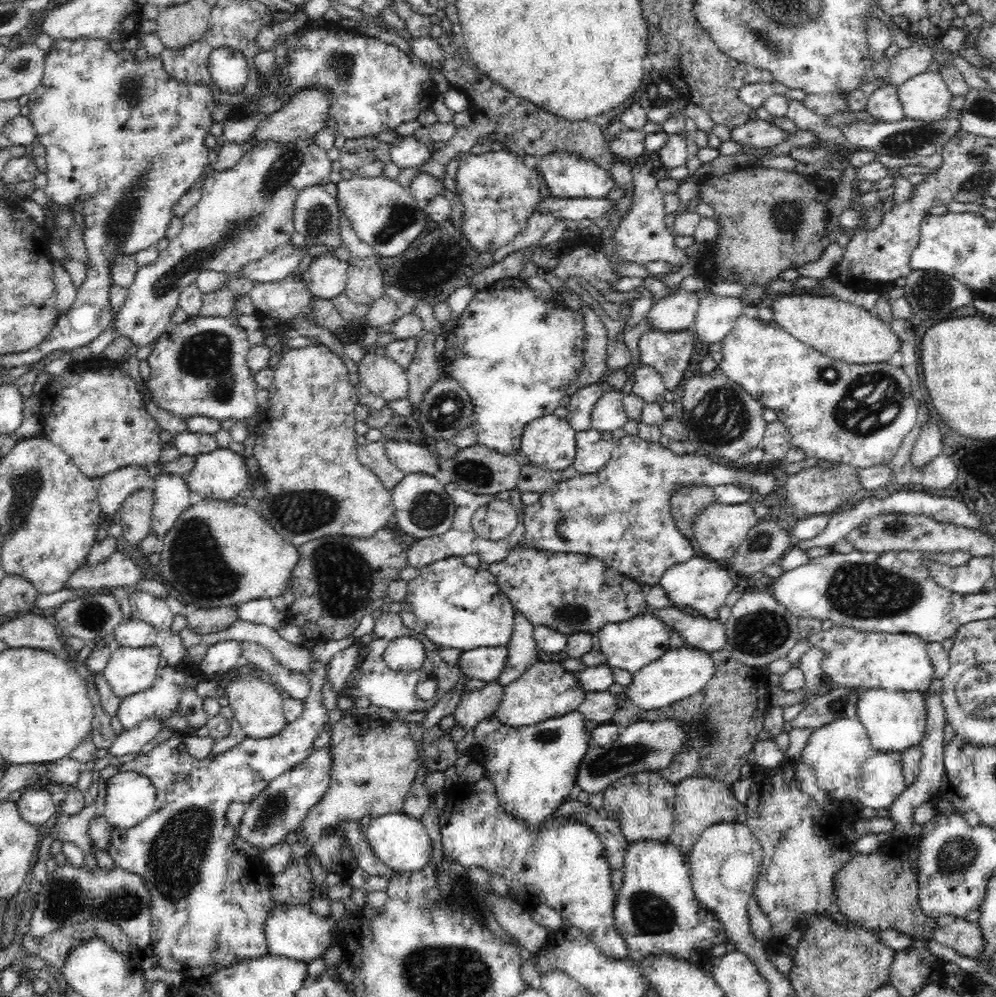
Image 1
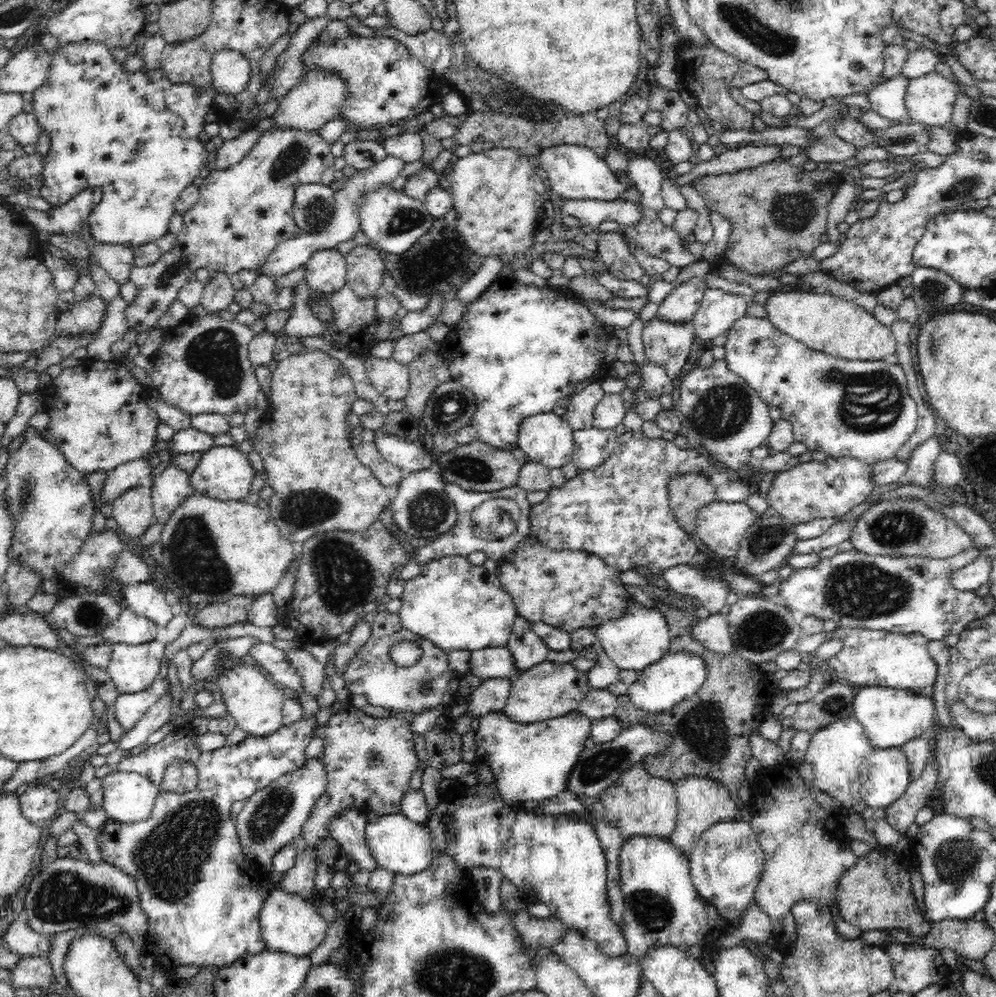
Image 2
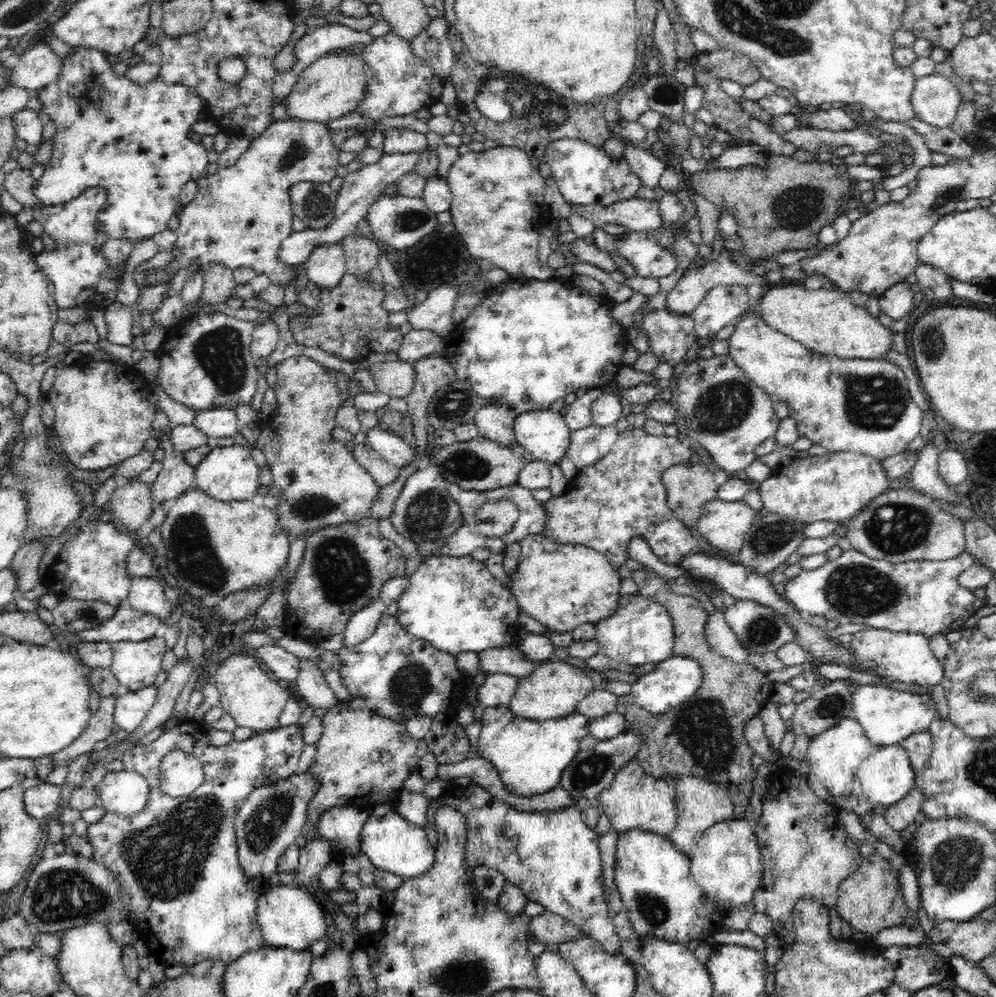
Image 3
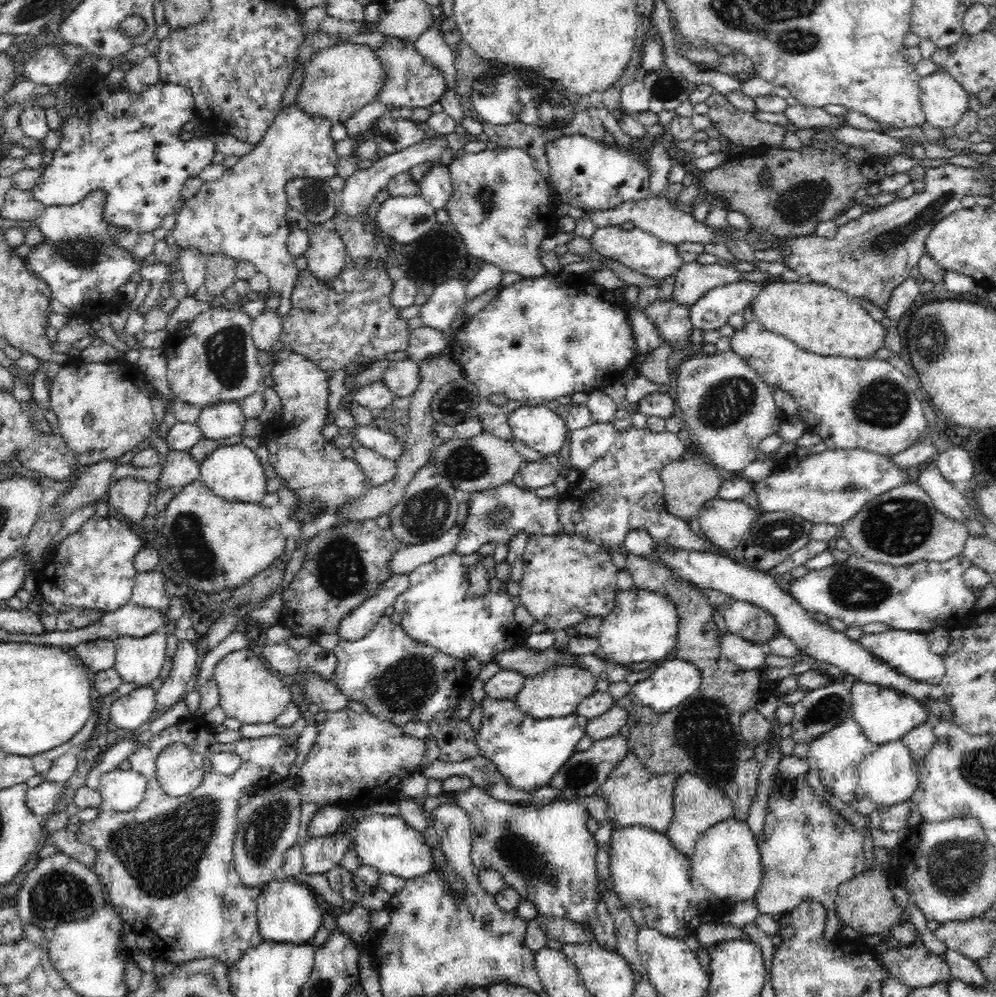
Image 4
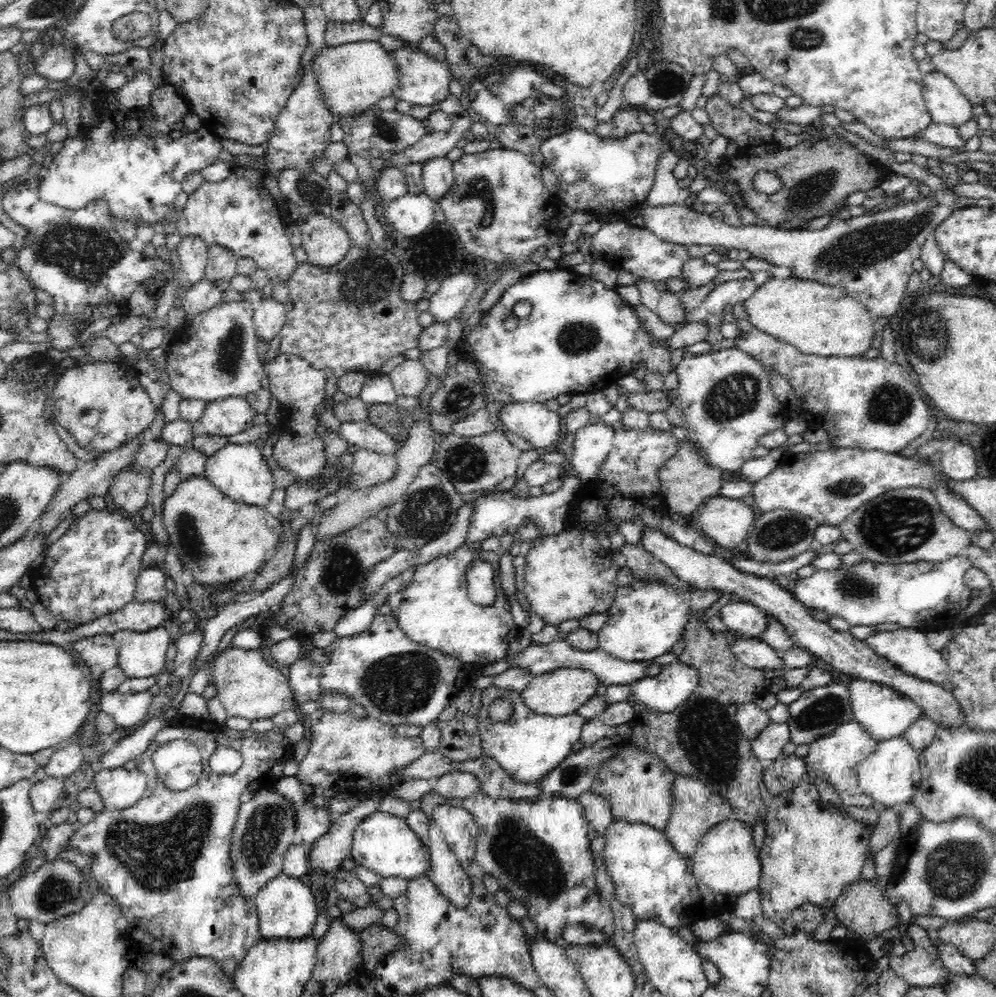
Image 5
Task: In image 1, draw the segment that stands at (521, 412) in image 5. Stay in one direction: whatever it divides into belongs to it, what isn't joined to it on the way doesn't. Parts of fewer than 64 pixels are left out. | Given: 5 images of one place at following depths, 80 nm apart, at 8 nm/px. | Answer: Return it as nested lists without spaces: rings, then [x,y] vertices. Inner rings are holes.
[[[550,414],[530,422],[523,430],[521,450],[535,465],[562,471],[574,462],[576,433],[565,419]]]

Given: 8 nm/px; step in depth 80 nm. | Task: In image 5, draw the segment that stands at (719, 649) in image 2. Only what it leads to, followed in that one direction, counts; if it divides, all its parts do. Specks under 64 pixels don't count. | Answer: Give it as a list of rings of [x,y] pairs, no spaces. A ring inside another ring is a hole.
[[[735,638],[730,642],[730,653],[749,669],[762,669],[768,674],[774,670],[785,669],[782,656],[766,642],[750,638]]]

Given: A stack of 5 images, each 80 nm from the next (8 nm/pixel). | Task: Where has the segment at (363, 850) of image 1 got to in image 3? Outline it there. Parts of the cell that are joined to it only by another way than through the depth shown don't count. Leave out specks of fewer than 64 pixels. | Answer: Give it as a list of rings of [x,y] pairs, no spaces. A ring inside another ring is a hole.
[[[348,805],[328,809],[319,818],[319,834],[338,843],[342,849],[347,848],[359,857],[362,863],[367,859],[360,848],[360,831],[371,811],[364,811],[361,806]]]

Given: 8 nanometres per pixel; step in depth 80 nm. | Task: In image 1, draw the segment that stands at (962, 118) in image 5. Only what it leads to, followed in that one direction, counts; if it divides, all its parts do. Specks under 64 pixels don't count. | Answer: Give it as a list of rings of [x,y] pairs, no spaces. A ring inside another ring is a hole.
[[[938,72],[913,75],[898,85],[897,93],[907,118],[932,122],[944,120],[950,112],[953,94]]]

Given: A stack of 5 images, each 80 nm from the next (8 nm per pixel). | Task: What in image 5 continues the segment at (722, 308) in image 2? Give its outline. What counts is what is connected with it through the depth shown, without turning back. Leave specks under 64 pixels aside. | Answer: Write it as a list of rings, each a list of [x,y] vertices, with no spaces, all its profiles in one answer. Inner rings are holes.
[[[753,278],[720,283],[709,292],[698,307],[685,314],[684,323],[704,322],[708,324],[709,328],[715,325],[723,325],[724,314],[733,305],[743,304],[758,288]]]

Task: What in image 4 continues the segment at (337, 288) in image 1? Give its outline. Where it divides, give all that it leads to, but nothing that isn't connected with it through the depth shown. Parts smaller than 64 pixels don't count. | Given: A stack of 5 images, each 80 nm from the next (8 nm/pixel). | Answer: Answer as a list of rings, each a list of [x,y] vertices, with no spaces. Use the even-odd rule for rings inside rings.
[[[330,224],[316,225],[313,229],[307,227],[308,244],[303,256],[308,262],[308,269],[316,276],[316,279],[322,280],[323,283],[329,283],[330,280],[340,276],[340,272],[346,264],[346,245],[340,237],[340,233]]]

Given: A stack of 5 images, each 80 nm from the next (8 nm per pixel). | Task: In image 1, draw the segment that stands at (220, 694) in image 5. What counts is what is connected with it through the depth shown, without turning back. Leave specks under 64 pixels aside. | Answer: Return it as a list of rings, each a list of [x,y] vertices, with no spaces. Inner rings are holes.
[[[248,674],[244,678],[236,678],[234,682],[228,682],[224,691],[225,696],[228,696],[228,704],[234,712],[234,720],[239,722],[246,737],[270,738],[282,732],[282,729],[288,724],[283,711],[284,698],[282,698],[280,690],[272,683]]]

